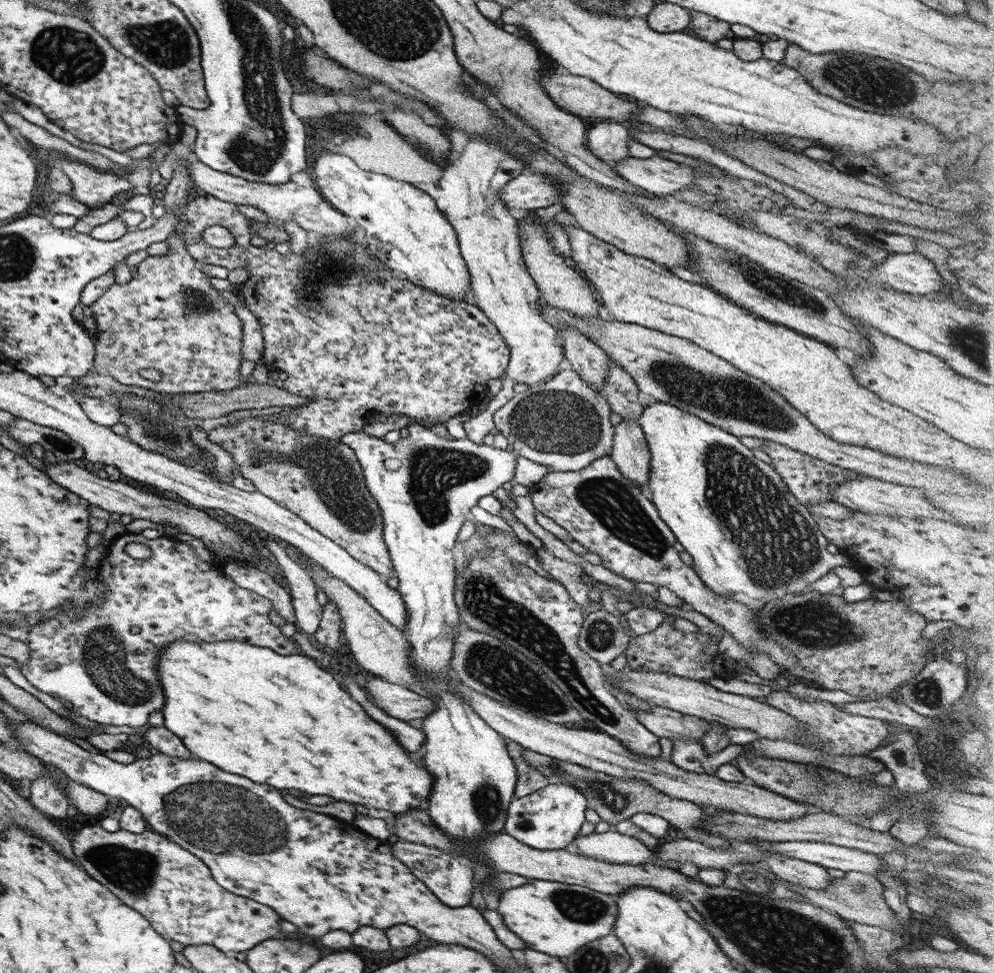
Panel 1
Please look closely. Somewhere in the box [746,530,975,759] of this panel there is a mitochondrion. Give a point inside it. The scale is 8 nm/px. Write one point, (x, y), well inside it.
(814, 625)

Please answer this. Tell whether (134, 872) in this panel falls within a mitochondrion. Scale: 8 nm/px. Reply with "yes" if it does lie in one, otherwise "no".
yes

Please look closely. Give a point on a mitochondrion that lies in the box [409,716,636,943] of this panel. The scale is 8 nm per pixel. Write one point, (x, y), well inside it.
(577, 906)

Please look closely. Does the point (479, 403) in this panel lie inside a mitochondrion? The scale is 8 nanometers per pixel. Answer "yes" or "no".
no

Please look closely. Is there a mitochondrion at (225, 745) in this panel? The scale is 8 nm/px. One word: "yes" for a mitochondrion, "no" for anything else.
no

